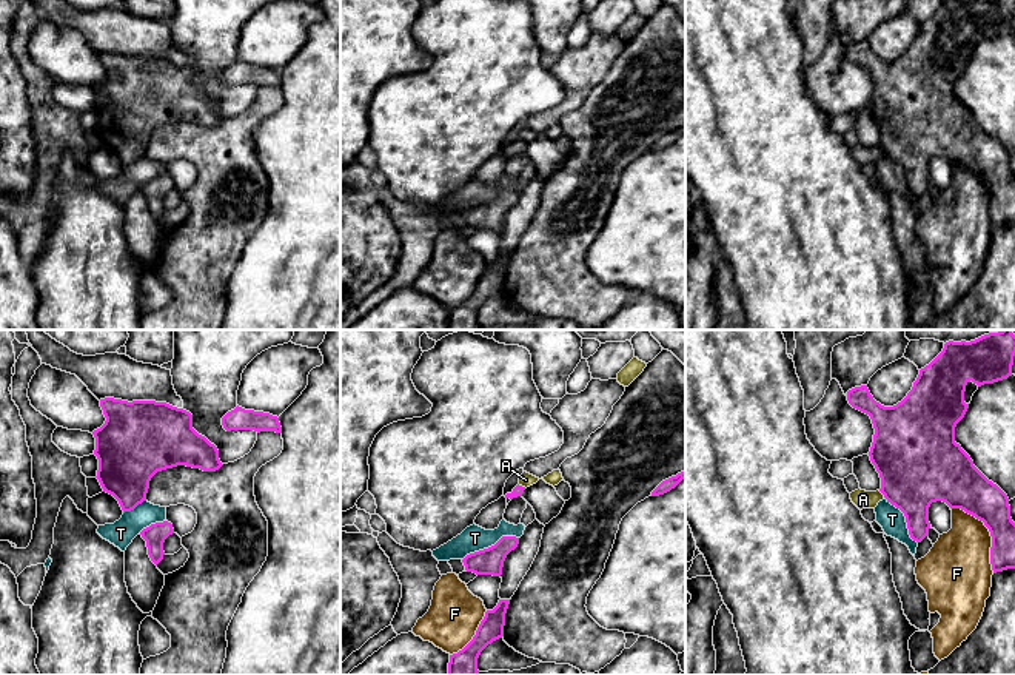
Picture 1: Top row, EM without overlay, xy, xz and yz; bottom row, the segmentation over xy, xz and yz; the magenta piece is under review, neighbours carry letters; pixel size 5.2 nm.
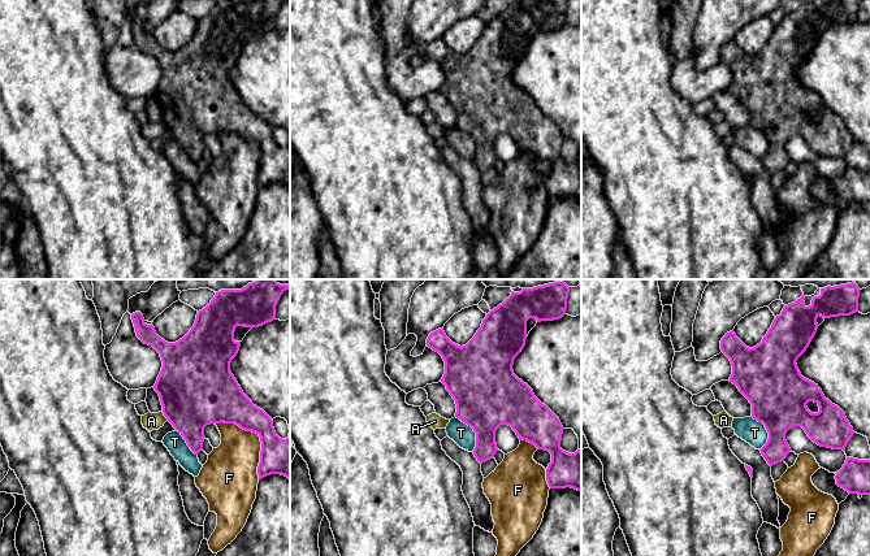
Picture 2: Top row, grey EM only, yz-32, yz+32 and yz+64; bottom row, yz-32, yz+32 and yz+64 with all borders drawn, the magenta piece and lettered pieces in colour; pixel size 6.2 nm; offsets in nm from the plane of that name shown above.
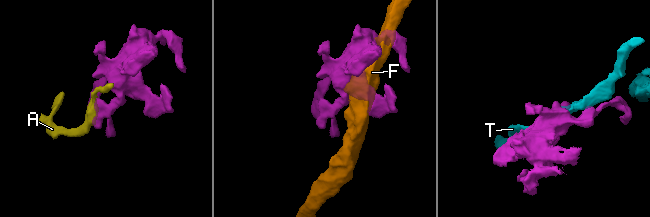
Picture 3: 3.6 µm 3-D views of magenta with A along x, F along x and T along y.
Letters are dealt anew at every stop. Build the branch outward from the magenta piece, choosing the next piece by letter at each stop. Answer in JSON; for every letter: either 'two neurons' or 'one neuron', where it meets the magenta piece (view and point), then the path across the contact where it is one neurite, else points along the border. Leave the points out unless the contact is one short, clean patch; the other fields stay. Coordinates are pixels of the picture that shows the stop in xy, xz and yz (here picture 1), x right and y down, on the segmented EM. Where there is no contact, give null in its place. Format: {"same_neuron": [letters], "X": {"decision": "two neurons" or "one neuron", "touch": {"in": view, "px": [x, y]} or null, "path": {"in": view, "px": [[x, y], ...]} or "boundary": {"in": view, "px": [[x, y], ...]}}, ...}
{"same_neuron": [], "A": {"decision": "two neurons", "touch": {"in": "xz", "px": [521, 486]}}, "F": {"decision": "two neurons", "touch": {"in": "yz", "px": [989, 530]}}, "T": {"decision": "two neurons", "touch": {"in": "xz", "px": [492, 546]}}}

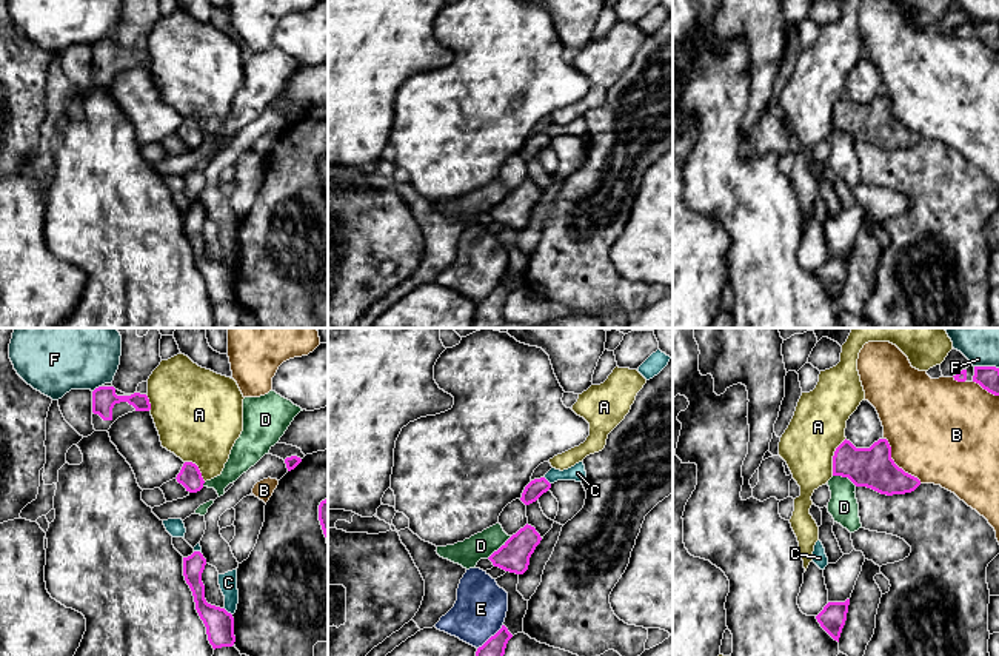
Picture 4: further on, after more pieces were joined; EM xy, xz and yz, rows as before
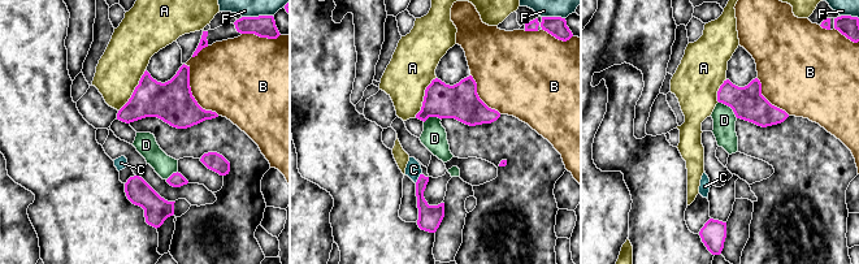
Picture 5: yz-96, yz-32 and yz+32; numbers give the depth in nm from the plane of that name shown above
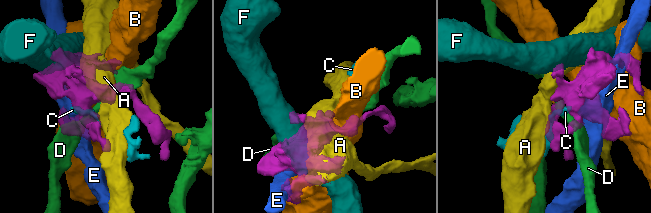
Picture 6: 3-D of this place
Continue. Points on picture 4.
{"same_neuron": [], "A": {"decision": "two neurons", "touch": {"in": "yz", "px": [833, 456]}}, "B": {"decision": "two neurons", "touch": {"in": "yz", "px": [895, 464]}}, "C": {"decision": "two neurons", "touch": {"in": "xy", "px": [227, 612]}}, "D": {"decision": "two neurons", "touch": {"in": "xz", "px": [501, 547]}}, "E": {"decision": "two neurons", "touch": {"in": "xz", "px": [491, 636]}}, "F": {"decision": "two neurons", "touch": {"in": "yz", "px": [987, 367]}}}

